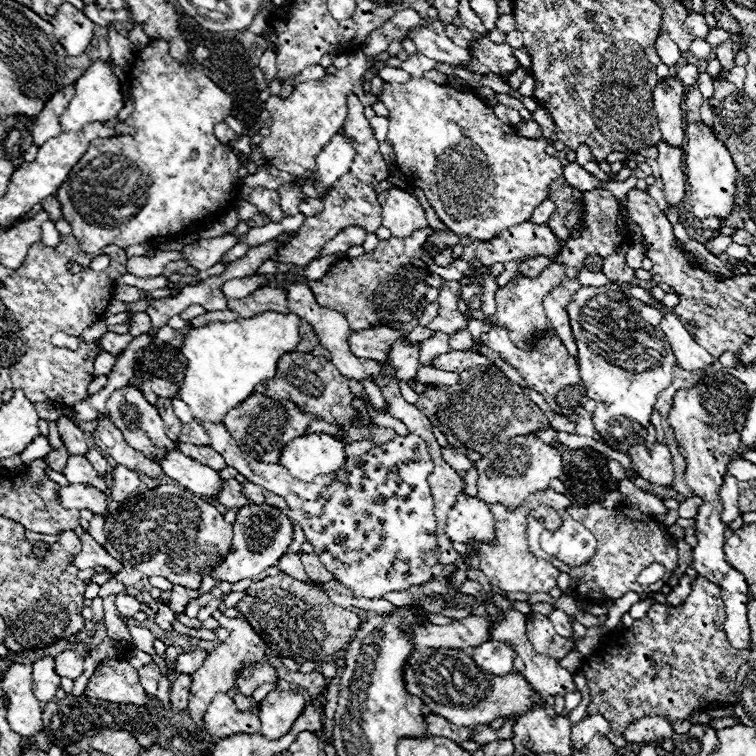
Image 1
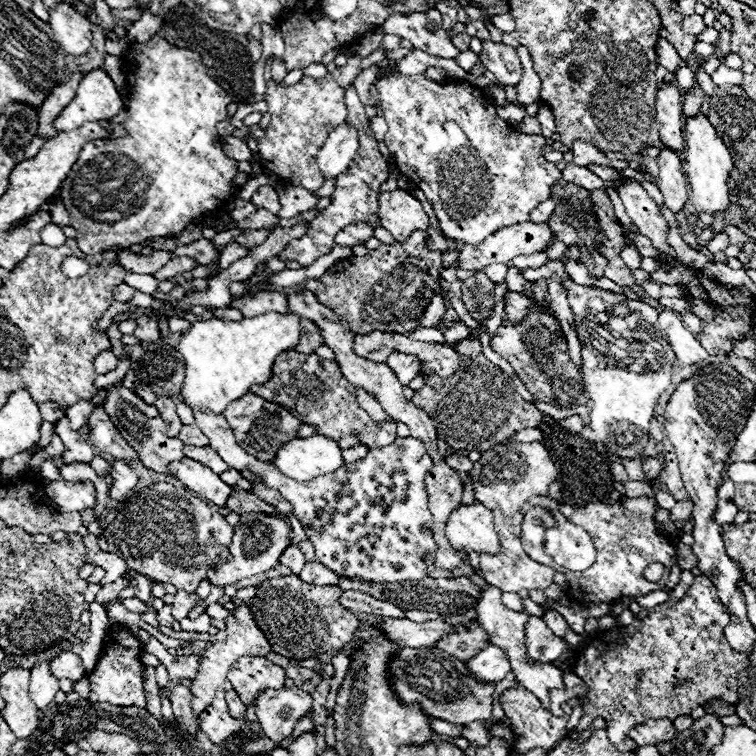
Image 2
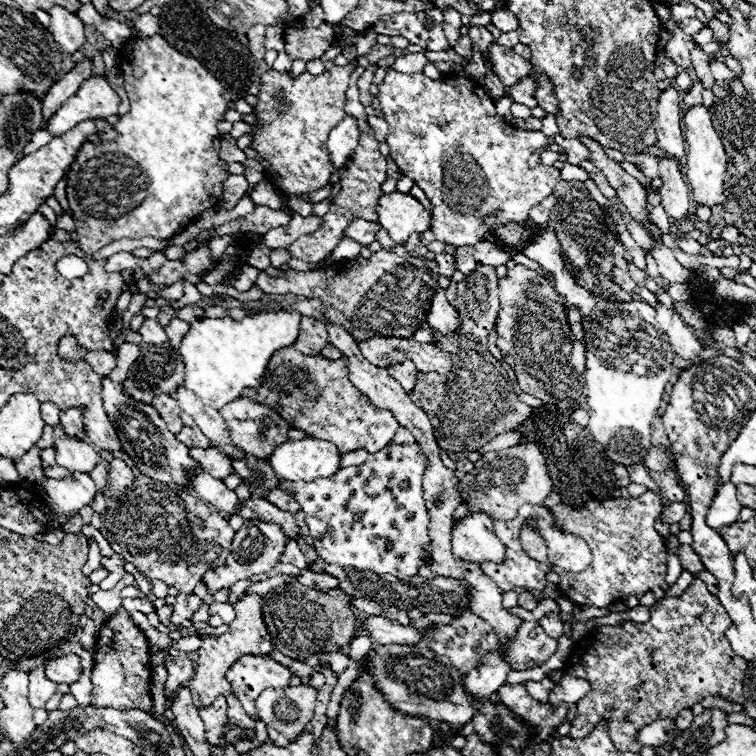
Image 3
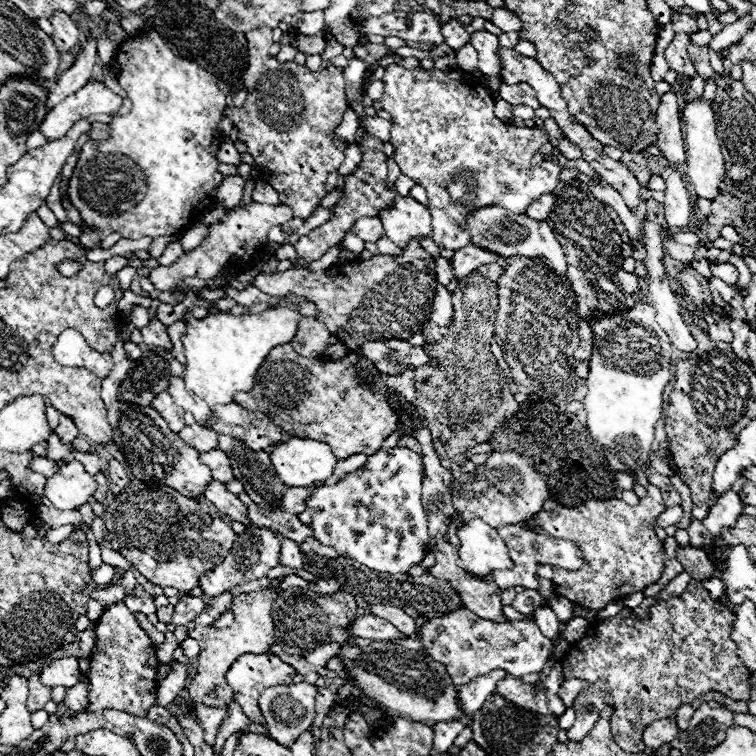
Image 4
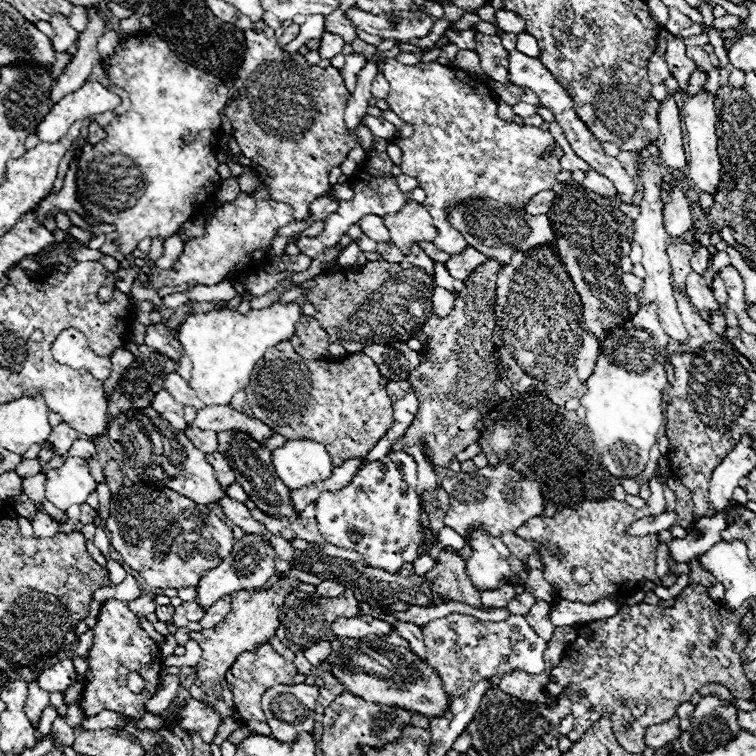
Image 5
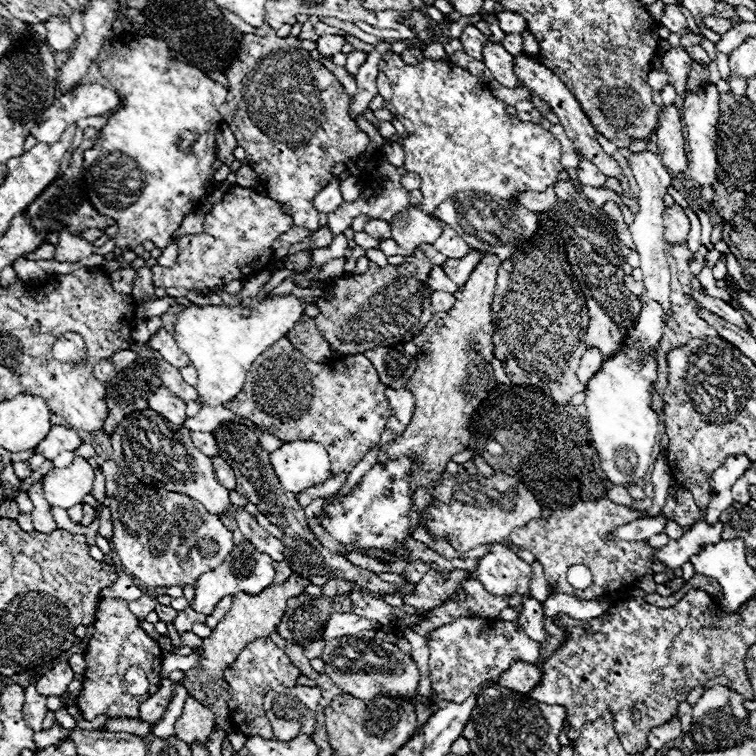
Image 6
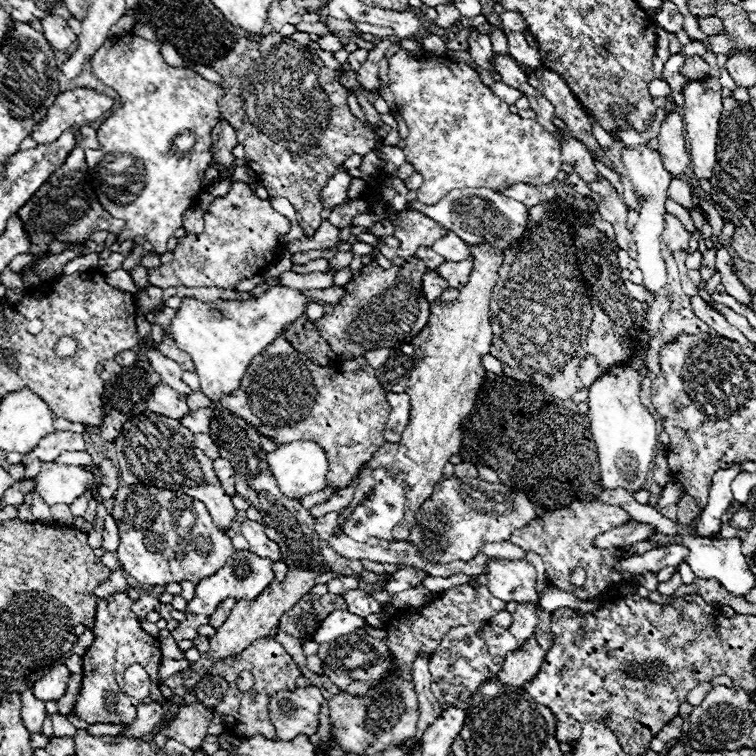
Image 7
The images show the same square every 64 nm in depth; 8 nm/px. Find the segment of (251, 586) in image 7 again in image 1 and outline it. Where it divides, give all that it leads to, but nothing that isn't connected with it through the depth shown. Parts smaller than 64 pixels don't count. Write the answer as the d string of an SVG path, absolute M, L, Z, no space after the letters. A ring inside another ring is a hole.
M250 504L250 506L238 508L236 522L232 526L234 526L232 550L228 558L216 570L210 572L214 578L218 578L218 582L230 582L230 584L244 578L254 578L266 568L276 566L280 556L286 554L294 534L290 518L282 510L268 504Z

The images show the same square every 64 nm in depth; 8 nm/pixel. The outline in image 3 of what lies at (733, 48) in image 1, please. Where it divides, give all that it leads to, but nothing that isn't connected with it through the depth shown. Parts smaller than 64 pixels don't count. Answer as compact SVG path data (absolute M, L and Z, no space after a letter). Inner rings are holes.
M714 18L708 26L714 30L716 40L720 40L720 42L722 42L722 46L726 48L726 42L728 42L728 26L726 26L726 24L722 24L722 22L720 22L720 20L716 20L716 18Z

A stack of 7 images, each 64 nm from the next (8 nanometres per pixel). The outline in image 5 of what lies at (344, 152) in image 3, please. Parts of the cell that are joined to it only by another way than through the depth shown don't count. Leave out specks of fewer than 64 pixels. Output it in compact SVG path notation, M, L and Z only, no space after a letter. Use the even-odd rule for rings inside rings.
M374 60L366 62L364 70L360 70L360 78L358 78L358 84L356 84L356 90L352 92L352 98L346 106L346 114L344 114L344 122L346 122L346 128L350 132L356 130L356 126L360 124L362 116L366 114L366 108L368 108L368 100L372 98L370 94L370 86L374 82L378 74L378 66Z

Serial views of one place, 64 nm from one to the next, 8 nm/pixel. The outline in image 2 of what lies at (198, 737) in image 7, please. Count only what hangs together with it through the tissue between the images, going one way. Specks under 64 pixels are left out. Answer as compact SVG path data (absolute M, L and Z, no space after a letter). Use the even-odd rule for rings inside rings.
M216 694L212 704L204 710L204 714L200 714L200 726L214 744L222 744L228 736L244 728L248 728L254 734L260 732L260 722L250 722L244 718L230 716L224 694Z

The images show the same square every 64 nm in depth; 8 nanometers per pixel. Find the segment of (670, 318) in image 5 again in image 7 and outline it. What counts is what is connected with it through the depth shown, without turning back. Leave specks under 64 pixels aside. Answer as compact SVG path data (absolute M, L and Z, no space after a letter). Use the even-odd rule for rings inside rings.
M638 146L638 148L624 148L622 154L622 162L624 168L628 172L630 182L634 184L636 192L642 196L640 198L640 210L638 210L638 222L632 228L632 236L636 242L636 252L638 252L638 268L644 274L644 286L650 294L658 296L664 288L666 288L666 264L664 258L660 254L660 244L662 244L662 230L664 230L664 202L666 202L666 190L672 182L672 174L668 170L664 170L660 154L656 150L650 150L646 146Z

